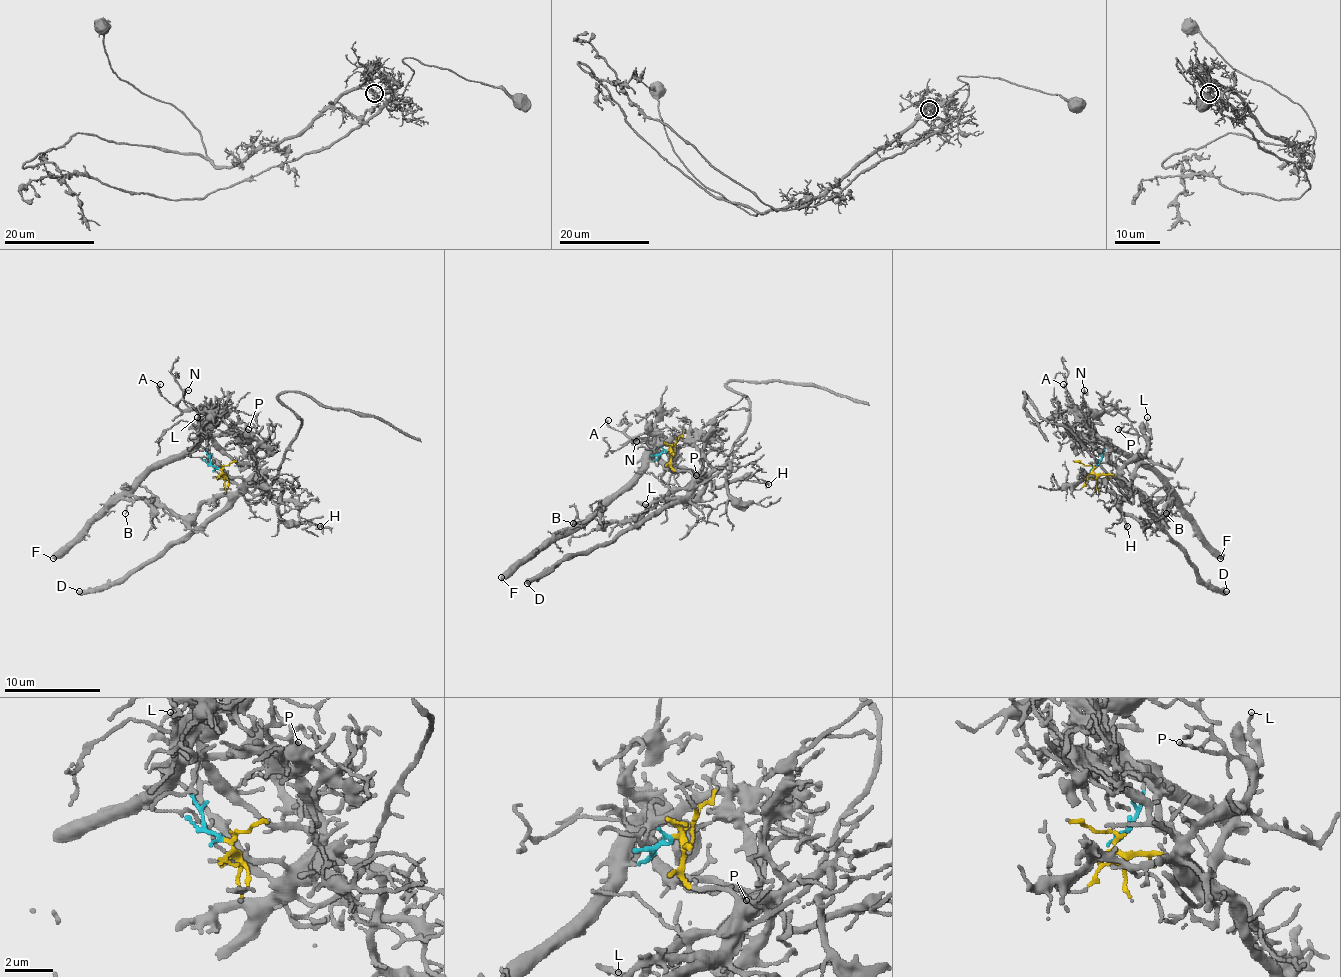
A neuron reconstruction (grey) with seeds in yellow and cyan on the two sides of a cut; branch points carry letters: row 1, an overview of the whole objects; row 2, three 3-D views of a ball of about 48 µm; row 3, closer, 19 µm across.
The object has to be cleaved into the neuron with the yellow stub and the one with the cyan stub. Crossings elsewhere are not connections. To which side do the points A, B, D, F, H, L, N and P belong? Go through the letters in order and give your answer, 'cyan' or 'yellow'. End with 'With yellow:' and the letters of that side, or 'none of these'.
A: cyan
B: cyan
D: yellow
F: cyan
H: yellow
L: yellow
N: cyan
P: yellow
With yellow: D, H, L, P

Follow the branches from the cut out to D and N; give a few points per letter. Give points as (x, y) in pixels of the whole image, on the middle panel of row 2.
D: (666, 451), (675, 470), (692, 475), (692, 487), (683, 496), (601, 547), (548, 566), (527, 583)
N: (666, 451), (651, 460), (654, 439), (632, 439), (637, 441)

